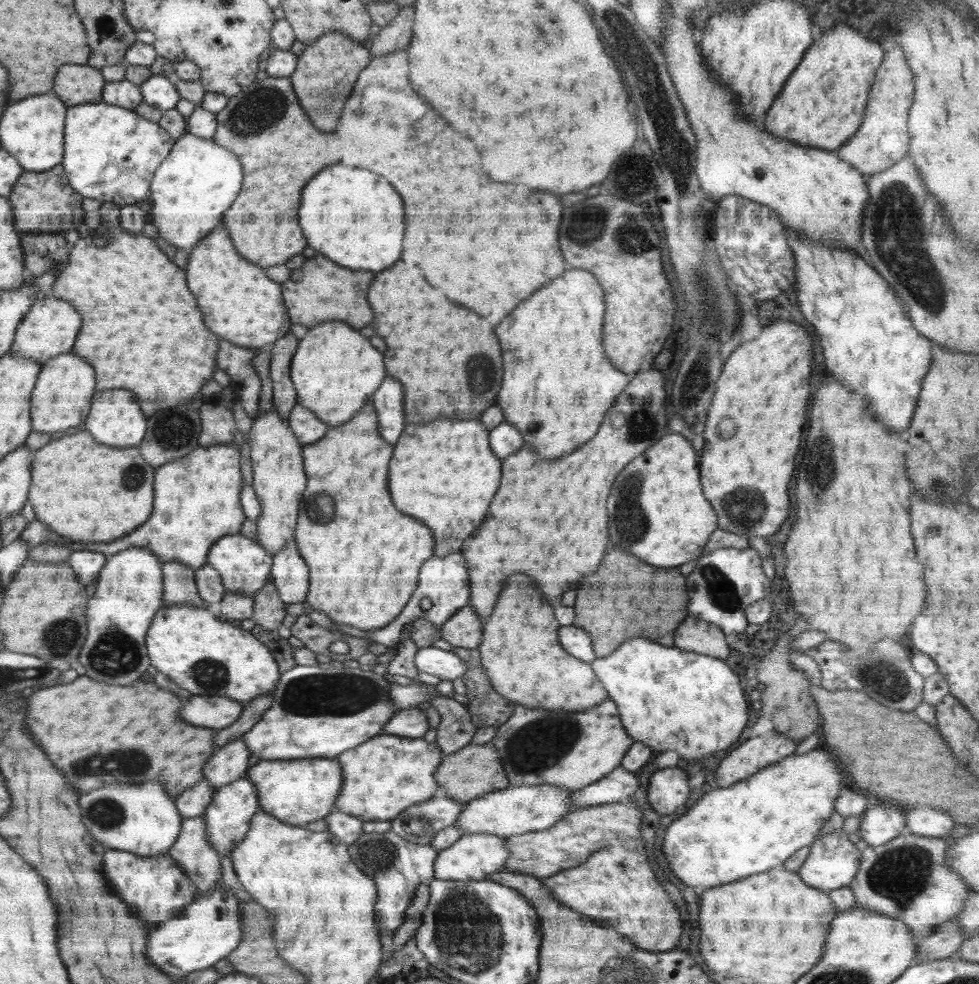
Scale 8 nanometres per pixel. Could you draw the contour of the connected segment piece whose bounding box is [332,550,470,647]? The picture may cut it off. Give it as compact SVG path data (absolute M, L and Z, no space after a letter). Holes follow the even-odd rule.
M456 551L446 555L446 557L437 557L432 555L428 560L422 563L422 568L419 572L418 586L412 593L410 600L406 603L404 610L392 621L390 624L381 629L363 630L350 626L349 624L342 624L332 621L336 627L347 635L354 637L370 638L374 642L379 642L387 647L396 646L402 640L401 631L404 624L414 619L414 617L424 617L430 621L436 629L441 629L442 625L456 612L458 609L468 605L470 600L470 583L468 576L468 565L464 559L462 551ZM428 598L432 602L432 607L428 610L422 610L420 602Z

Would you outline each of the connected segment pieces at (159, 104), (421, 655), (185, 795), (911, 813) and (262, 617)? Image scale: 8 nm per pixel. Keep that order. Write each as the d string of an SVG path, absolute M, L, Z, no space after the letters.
M152 75L140 87L144 92L144 103L152 105L162 112L175 108L180 100L173 77Z
M433 646L417 650L416 666L418 671L433 674L442 681L464 678L468 670L466 661L457 654Z
M202 779L194 786L187 788L175 800L176 809L182 818L196 817L203 814L214 799L217 790L210 785L210 781Z
M917 807L906 811L906 827L904 832L916 833L927 837L948 837L952 828L959 829L958 824L938 807Z
M269 580L253 596L254 610L250 620L263 629L276 631L286 618L287 604L278 594L276 585Z

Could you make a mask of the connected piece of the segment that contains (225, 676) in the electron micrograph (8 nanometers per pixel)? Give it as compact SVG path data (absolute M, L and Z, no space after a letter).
M170 605L160 607L146 633L148 658L156 670L168 674L180 688L192 690L198 696L233 698L241 703L249 703L254 697L273 693L280 678L278 665L270 649L262 644L250 631L242 629L238 623L222 622L207 608L194 605Z

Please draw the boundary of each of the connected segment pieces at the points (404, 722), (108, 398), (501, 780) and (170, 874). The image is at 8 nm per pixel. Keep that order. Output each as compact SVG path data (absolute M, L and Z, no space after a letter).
M412 707L399 710L394 714L388 724L382 728L382 732L398 737L423 738L428 732L428 728L430 728L430 724L426 712L420 711L418 707Z
M108 390L97 392L98 398L94 398L94 409L90 409L89 416L85 420L85 430L93 434L93 437L102 444L113 447L136 447L142 442L146 434L146 418L140 412L140 406L136 402L134 392L130 390Z
M469 743L454 754L443 755L442 763L433 775L438 786L446 789L447 797L464 804L510 787L510 781L506 777L498 752L492 744L488 743L482 745Z
M108 849L104 854L105 878L122 901L129 903L136 910L142 922L152 927L175 918L182 906L191 905L196 896L196 885L179 868L168 853L156 856L142 856L122 849Z

